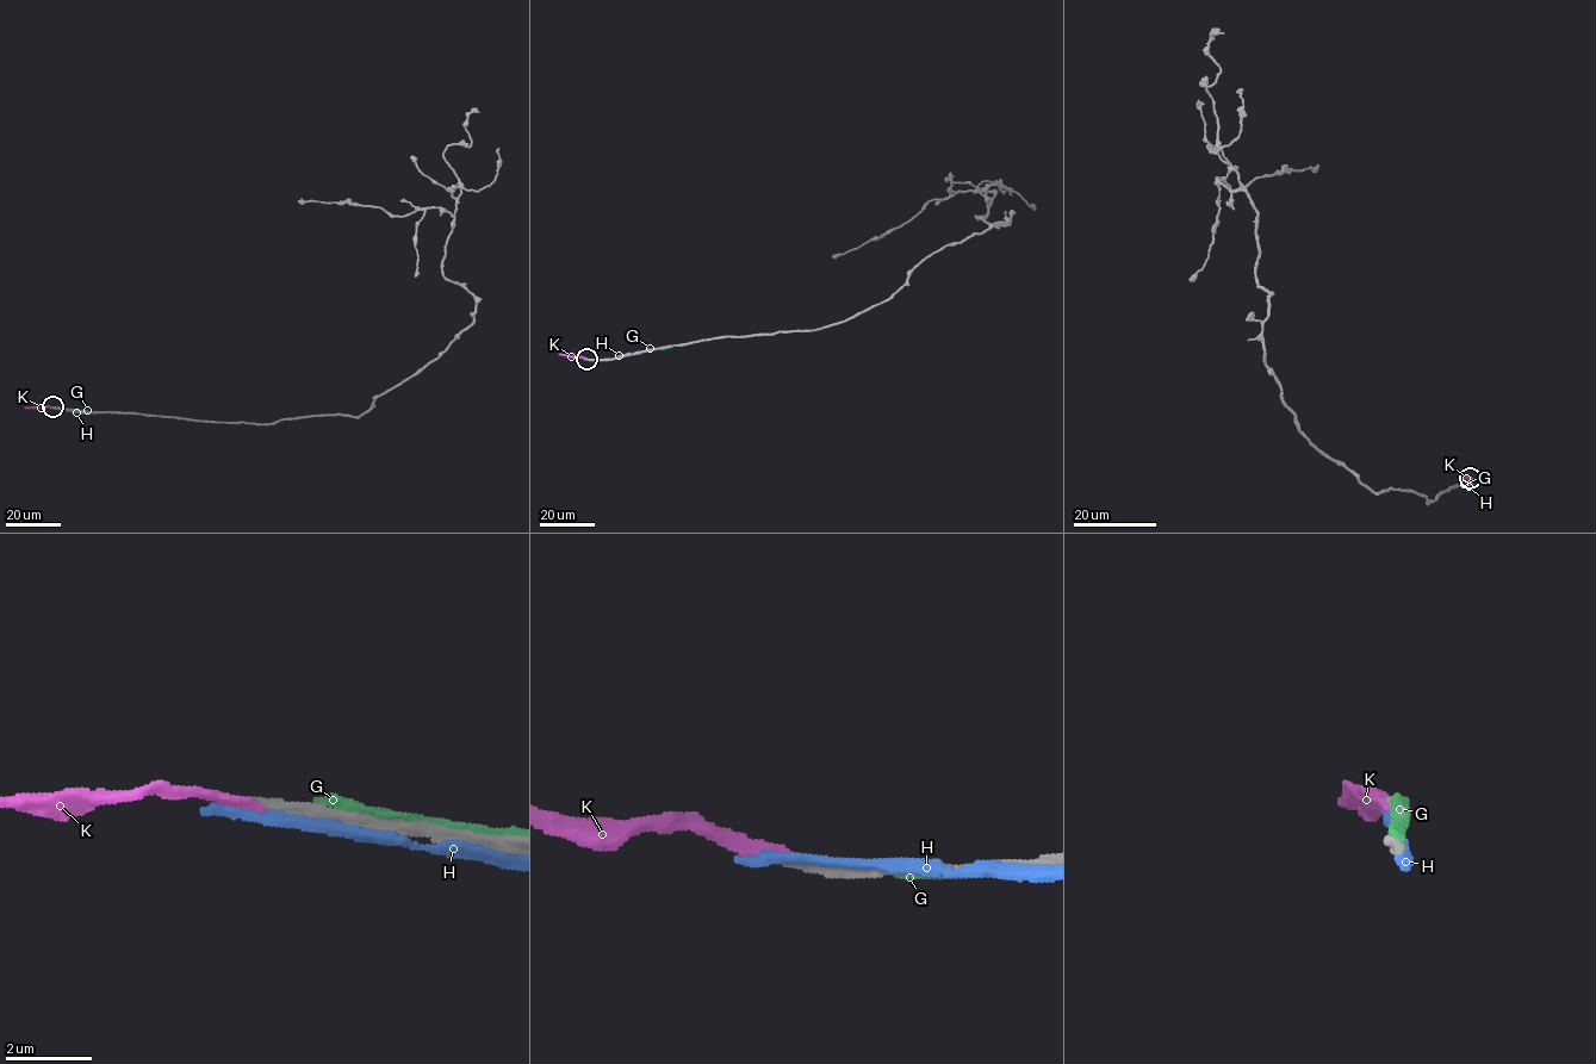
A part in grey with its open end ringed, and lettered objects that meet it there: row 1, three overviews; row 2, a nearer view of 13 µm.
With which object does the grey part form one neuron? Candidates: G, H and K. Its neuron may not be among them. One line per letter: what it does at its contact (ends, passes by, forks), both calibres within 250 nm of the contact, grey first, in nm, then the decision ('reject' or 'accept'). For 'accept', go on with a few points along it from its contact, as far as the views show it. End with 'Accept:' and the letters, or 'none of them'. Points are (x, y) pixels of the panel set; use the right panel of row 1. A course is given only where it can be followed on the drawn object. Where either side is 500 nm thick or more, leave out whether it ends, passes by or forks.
G: it ends | 320/320 nm | reject
H: it passes by | 320/280 nm | reject
K: it ends | 280/240 nm | accept
Accept: K

